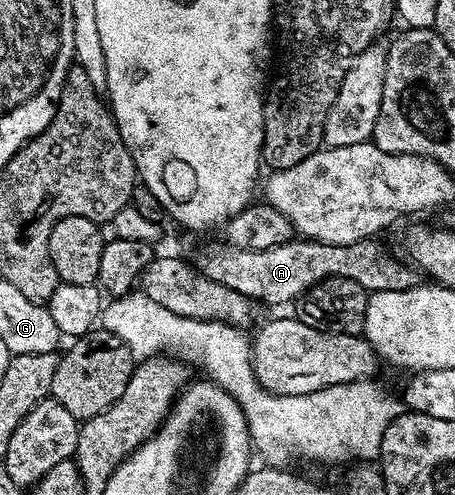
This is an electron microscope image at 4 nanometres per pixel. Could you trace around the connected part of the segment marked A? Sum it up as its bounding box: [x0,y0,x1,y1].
[195,240,418,306]

